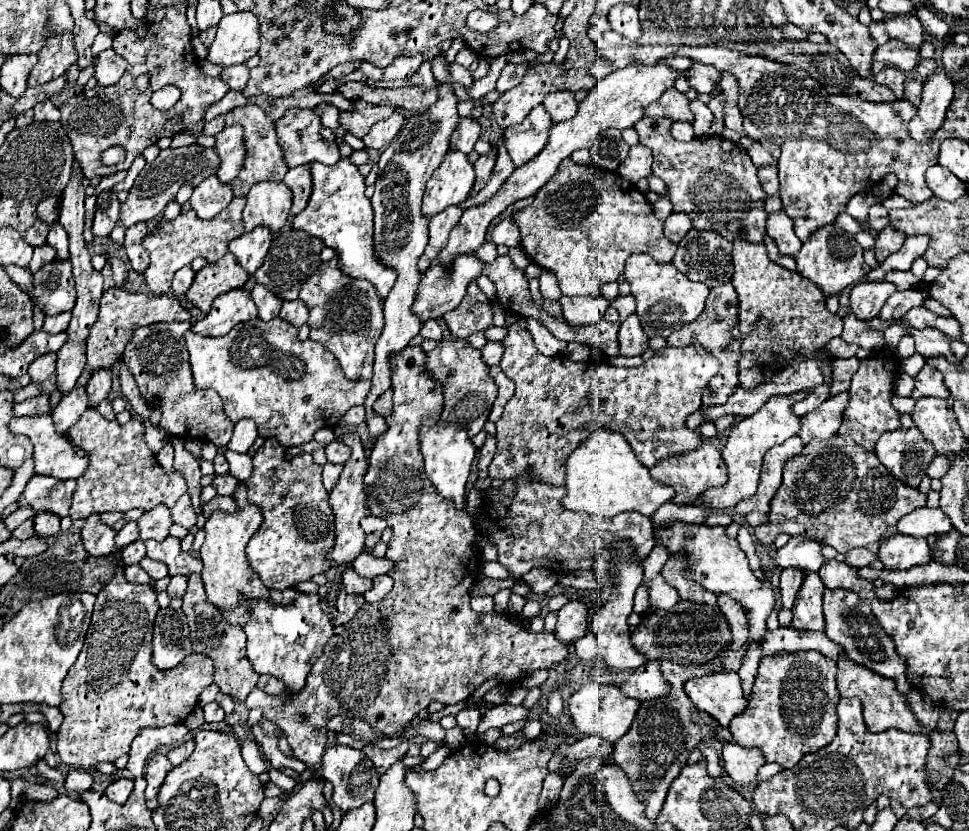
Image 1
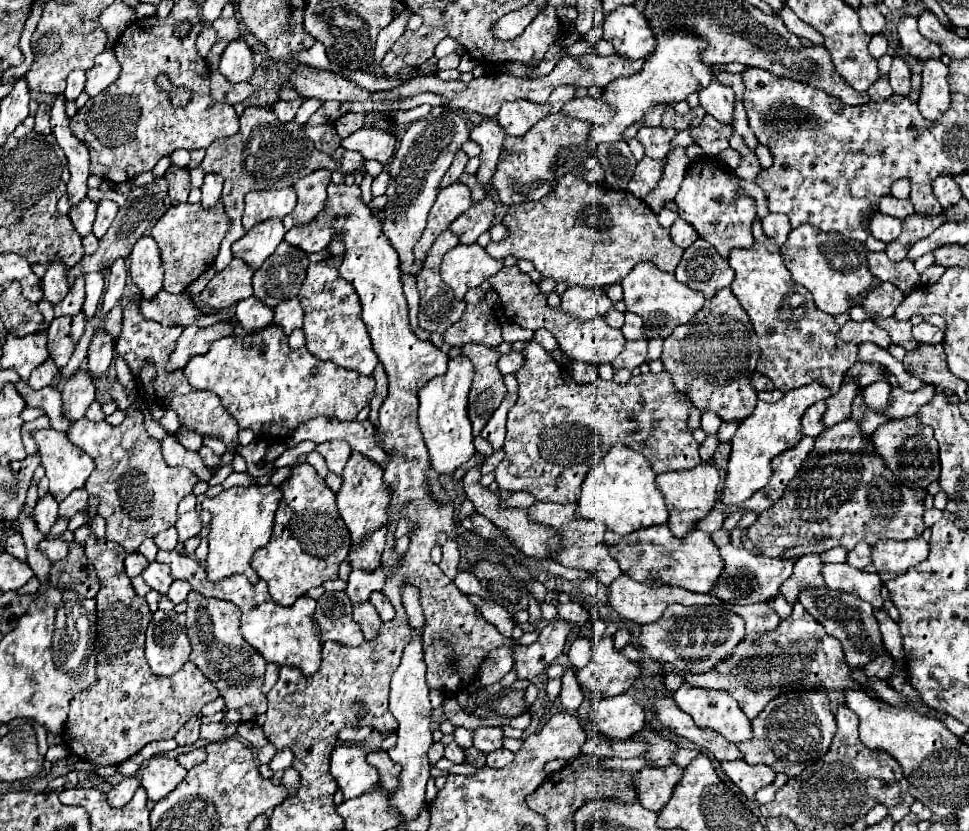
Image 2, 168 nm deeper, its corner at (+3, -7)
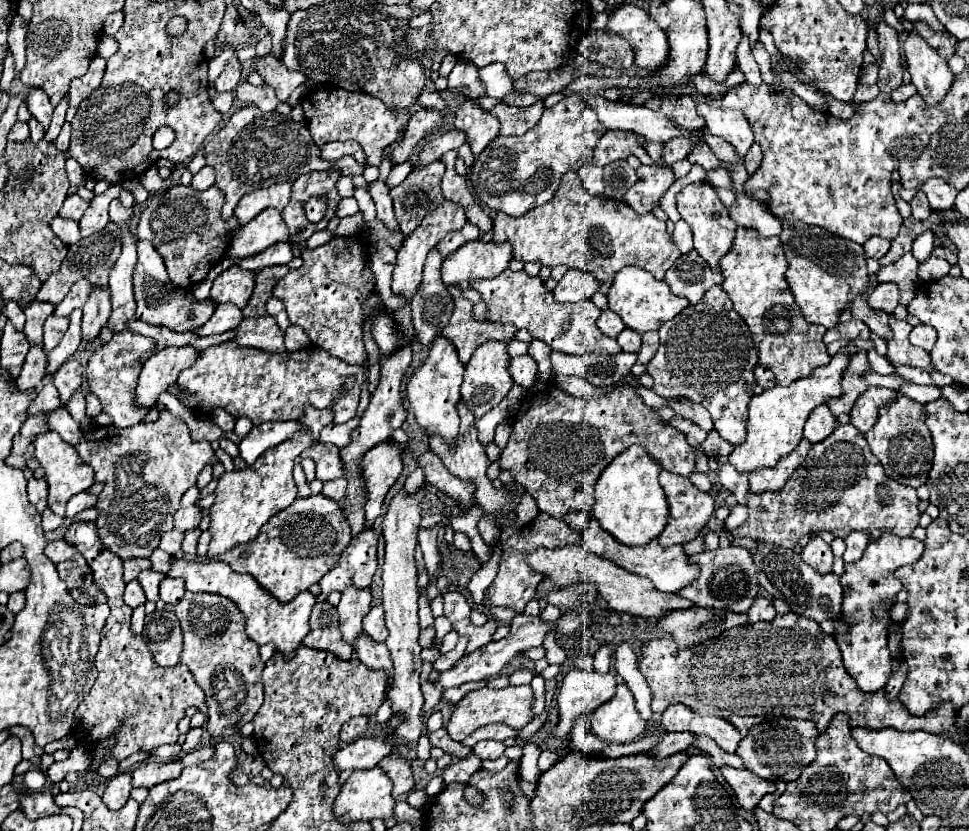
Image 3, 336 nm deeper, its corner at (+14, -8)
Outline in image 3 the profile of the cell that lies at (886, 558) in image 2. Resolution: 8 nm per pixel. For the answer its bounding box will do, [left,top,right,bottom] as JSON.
[835,533,923,691]

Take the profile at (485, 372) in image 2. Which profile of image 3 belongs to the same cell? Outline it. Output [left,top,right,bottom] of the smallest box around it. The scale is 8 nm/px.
[461,341,513,419]

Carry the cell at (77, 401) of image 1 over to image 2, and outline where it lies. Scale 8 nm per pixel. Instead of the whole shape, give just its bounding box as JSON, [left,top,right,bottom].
[62,368,96,422]

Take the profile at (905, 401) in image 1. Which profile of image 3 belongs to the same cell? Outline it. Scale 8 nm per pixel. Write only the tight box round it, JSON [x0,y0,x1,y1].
[909,325,937,351]

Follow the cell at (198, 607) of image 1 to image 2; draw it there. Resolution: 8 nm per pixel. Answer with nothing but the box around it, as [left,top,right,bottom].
[186,592,266,724]

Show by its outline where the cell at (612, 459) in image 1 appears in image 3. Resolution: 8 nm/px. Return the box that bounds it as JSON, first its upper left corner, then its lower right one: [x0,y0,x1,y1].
[591,447,667,545]

